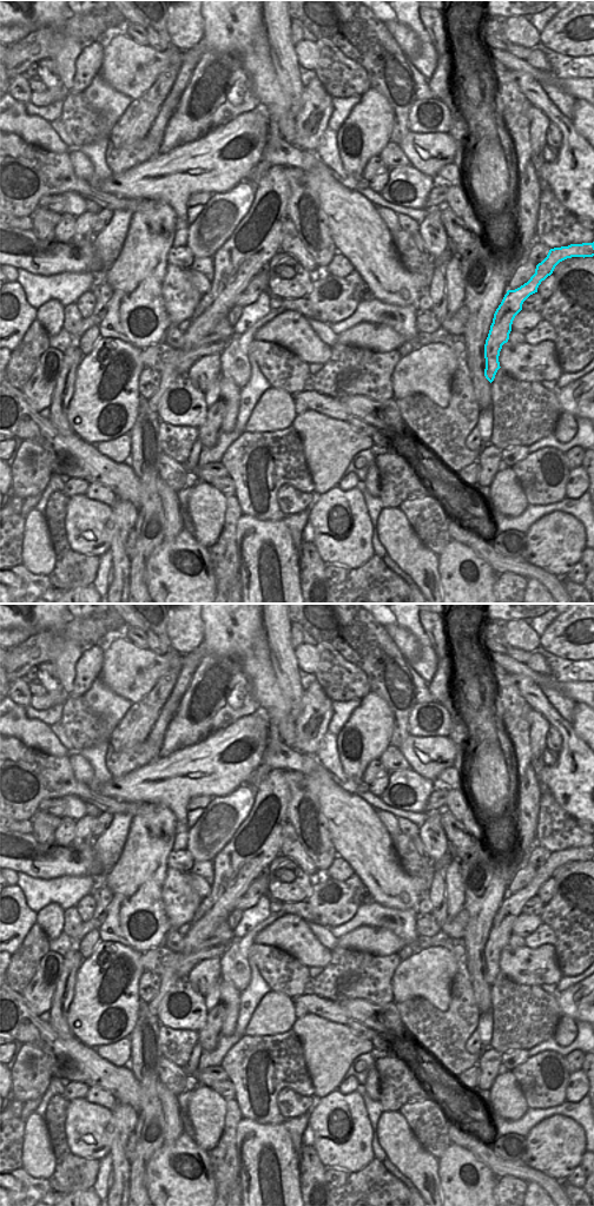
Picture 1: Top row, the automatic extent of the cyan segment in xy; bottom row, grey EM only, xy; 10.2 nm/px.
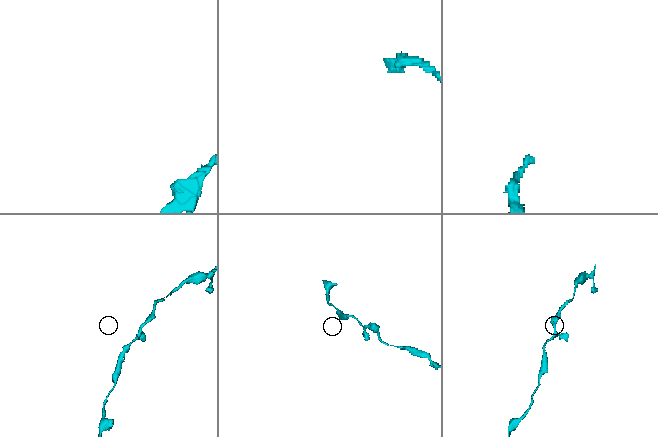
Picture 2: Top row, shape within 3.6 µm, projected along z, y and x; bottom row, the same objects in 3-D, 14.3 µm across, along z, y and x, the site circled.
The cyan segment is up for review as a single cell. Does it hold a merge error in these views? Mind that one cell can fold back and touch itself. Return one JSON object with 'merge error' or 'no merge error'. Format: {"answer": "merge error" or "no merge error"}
{"answer": "no merge error"}

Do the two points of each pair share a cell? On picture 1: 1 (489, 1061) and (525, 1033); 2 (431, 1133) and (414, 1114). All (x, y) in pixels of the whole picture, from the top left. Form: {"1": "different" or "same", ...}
{"1": "different", "2": "same"}

